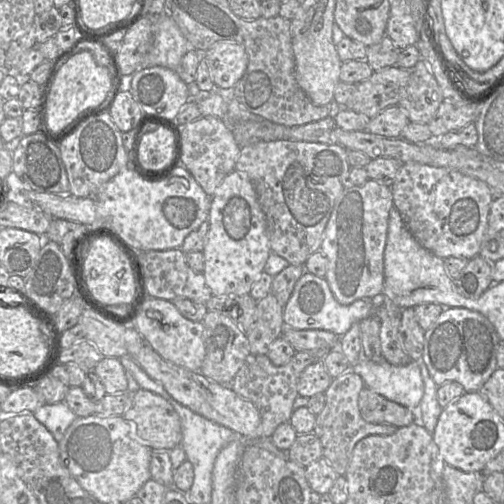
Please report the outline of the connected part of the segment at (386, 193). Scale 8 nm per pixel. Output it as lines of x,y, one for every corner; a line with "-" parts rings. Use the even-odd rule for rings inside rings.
368,179
361,186
344,188
326,225
320,251
327,258
325,279
339,304
383,294
384,250
389,214
393,204
391,188

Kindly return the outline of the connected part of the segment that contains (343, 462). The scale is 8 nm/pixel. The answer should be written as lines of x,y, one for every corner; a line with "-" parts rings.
351,369
332,379
324,392
325,406
316,416
313,433
321,442
323,457
338,476
345,474
352,451
359,440
369,435
390,435
397,429
393,425
375,424
363,419
358,407
358,396
363,387
363,379

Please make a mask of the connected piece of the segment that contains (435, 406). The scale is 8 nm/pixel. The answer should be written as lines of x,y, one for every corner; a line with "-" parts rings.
420,359
415,362
417,362
420,368
421,377
424,384
424,393
417,409
418,421
432,435
442,412
442,407
439,405
437,400
438,386
431,378
423,360

